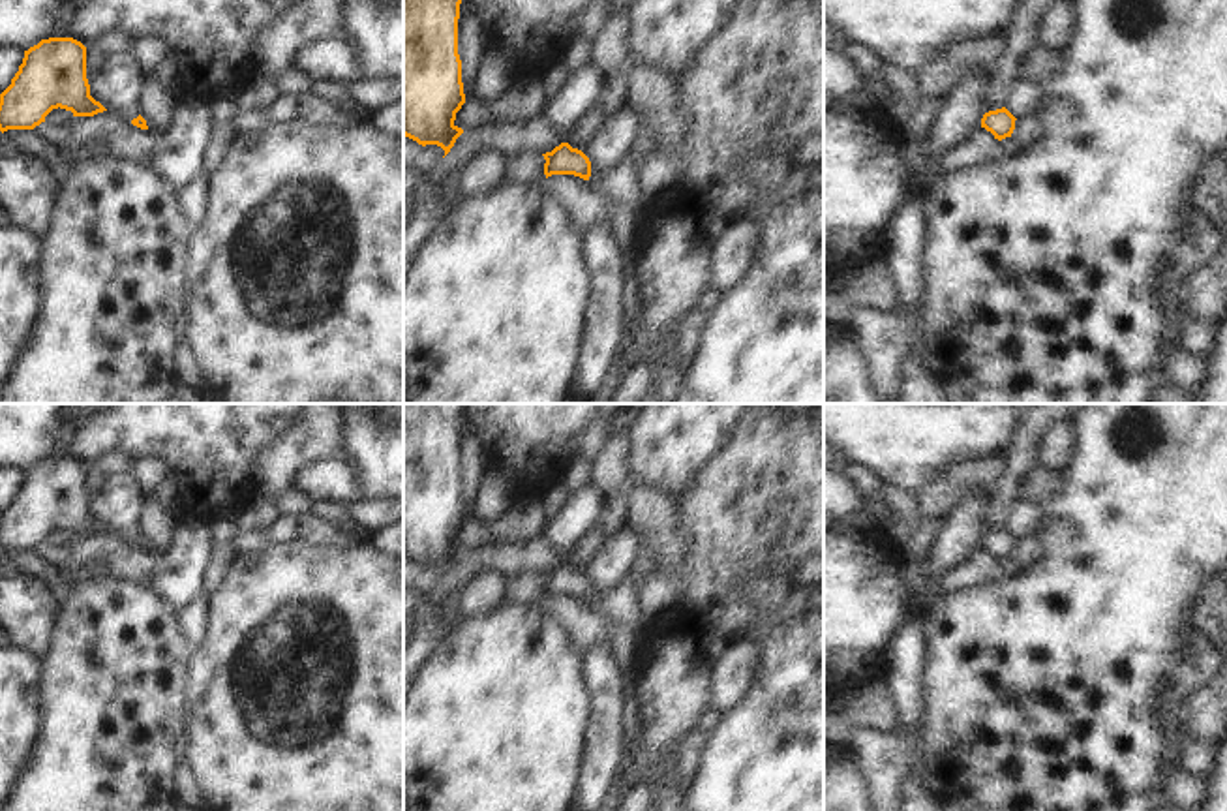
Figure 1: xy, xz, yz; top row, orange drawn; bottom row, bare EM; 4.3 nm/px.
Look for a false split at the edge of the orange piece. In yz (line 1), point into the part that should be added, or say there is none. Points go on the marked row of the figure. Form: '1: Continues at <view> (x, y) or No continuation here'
1: No continuation here.

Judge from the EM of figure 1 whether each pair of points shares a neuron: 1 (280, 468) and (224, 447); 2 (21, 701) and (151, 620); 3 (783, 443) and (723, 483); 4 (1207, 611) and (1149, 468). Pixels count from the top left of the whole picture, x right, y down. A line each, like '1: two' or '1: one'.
1: two
2: two
3: one
4: two

